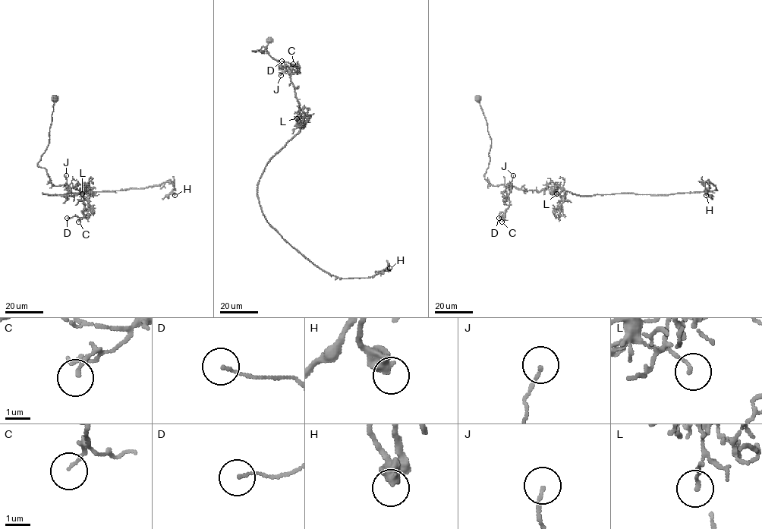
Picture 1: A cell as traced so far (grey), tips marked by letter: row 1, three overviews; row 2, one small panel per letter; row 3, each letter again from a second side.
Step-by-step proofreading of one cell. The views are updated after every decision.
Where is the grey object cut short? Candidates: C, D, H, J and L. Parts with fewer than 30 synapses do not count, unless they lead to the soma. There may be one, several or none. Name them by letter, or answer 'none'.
none

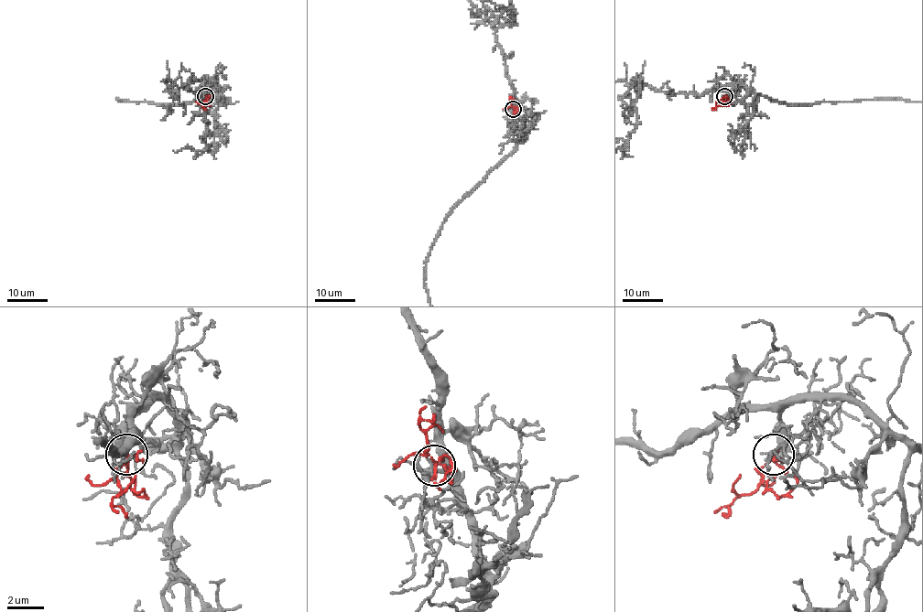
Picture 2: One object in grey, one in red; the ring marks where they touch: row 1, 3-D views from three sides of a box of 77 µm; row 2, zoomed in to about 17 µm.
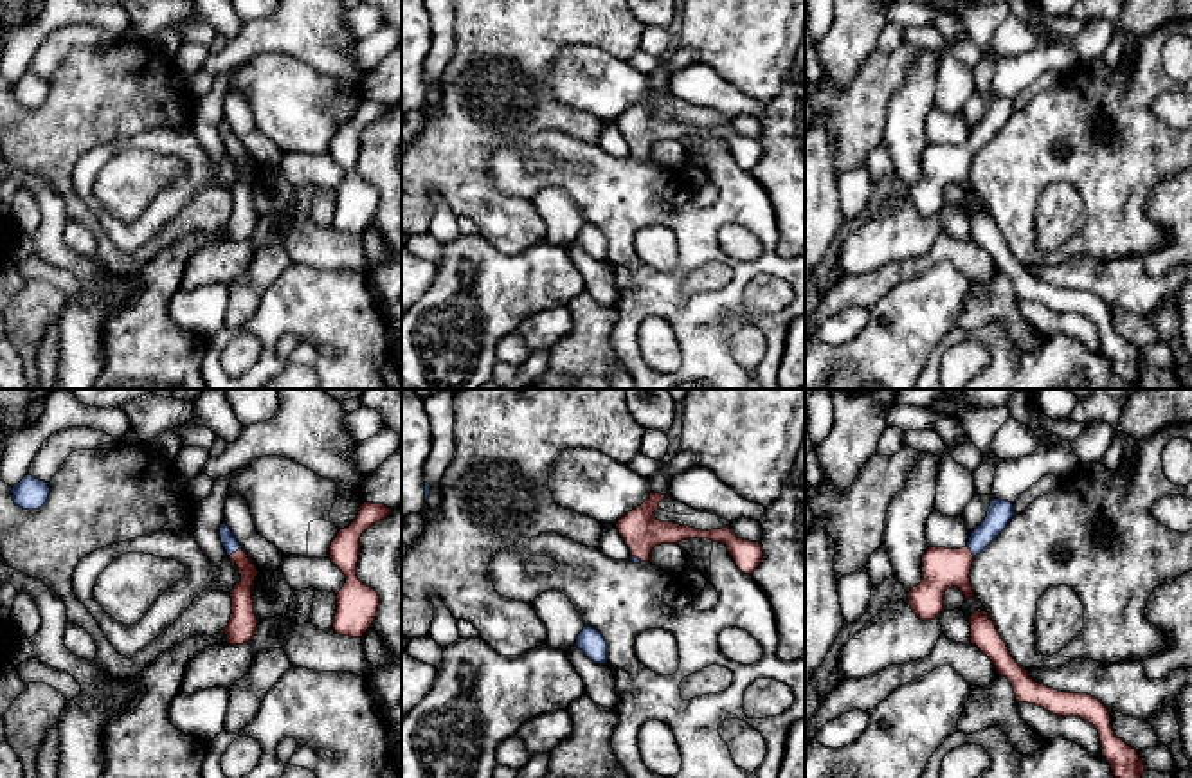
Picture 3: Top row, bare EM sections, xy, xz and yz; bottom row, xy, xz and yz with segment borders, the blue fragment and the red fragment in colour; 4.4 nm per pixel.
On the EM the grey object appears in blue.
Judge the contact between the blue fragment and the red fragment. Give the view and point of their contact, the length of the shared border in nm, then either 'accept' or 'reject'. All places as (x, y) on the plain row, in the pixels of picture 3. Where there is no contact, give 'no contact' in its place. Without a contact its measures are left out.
contact xy (234, 148); length 70 nm; accept

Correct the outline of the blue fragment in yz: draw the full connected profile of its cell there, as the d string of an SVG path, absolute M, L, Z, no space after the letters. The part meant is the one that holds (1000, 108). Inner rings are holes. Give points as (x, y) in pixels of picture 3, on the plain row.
M992 95L985 117L971 130L962 146L929 144L922 153L922 178L908 189L917 214L935 216L944 207L944 191L958 184L965 196L976 194L971 182L971 164L980 151L1014 113L1008 97Z

